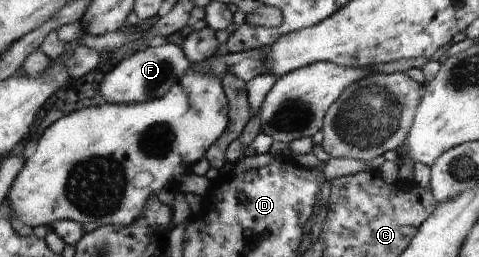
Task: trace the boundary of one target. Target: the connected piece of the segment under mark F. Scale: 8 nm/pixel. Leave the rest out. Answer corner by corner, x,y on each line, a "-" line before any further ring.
165,41
153,42
151,46
130,52
115,67
102,75
99,96
102,103
110,105
150,102
164,97
190,66
191,62
178,45

